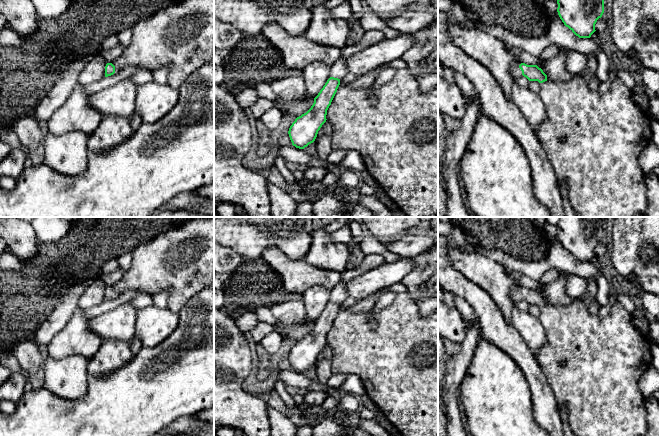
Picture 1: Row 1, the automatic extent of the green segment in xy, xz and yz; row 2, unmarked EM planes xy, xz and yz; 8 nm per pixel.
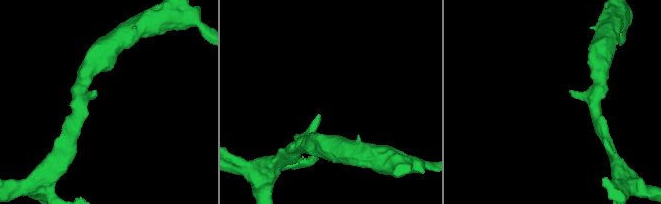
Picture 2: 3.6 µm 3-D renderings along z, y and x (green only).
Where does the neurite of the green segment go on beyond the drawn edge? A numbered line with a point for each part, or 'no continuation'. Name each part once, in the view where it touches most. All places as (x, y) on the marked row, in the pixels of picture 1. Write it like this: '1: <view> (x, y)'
1: xz (339, 69)

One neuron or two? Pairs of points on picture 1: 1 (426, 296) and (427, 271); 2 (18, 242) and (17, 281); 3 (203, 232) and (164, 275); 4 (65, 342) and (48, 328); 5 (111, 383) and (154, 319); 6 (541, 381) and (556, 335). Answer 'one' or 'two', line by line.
1: one
2: two
3: one
4: two
5: two
6: two

